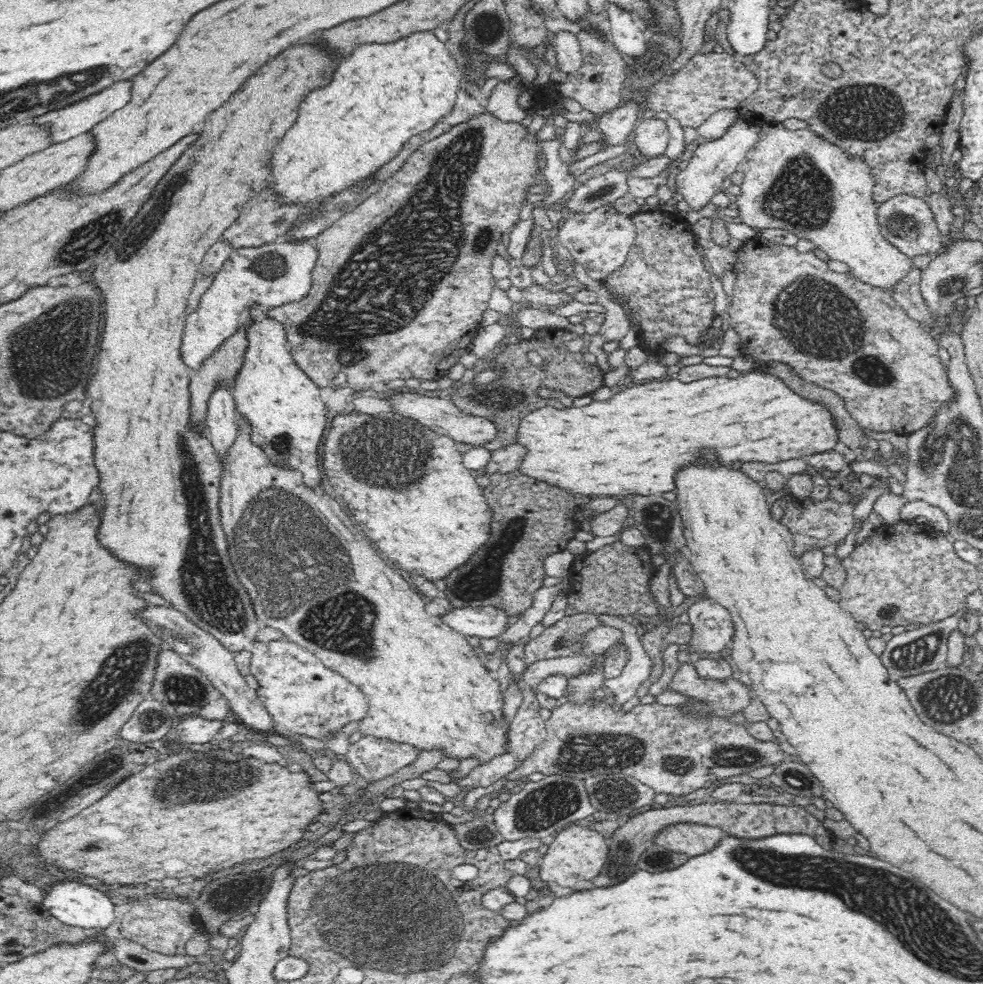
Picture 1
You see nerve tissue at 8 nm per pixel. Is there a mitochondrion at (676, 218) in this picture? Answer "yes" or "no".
no

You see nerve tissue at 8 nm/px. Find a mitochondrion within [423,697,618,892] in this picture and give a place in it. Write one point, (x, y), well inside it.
(545, 806)

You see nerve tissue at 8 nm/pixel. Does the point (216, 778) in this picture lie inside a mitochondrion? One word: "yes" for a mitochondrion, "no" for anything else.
yes

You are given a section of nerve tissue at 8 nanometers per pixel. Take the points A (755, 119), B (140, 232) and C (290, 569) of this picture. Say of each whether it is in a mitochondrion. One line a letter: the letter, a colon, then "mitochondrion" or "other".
A: other
B: mitochondrion
C: mitochondrion

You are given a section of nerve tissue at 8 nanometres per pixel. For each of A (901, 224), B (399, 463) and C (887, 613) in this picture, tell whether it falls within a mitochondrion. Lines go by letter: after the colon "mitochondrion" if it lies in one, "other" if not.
A: mitochondrion
B: mitochondrion
C: other

